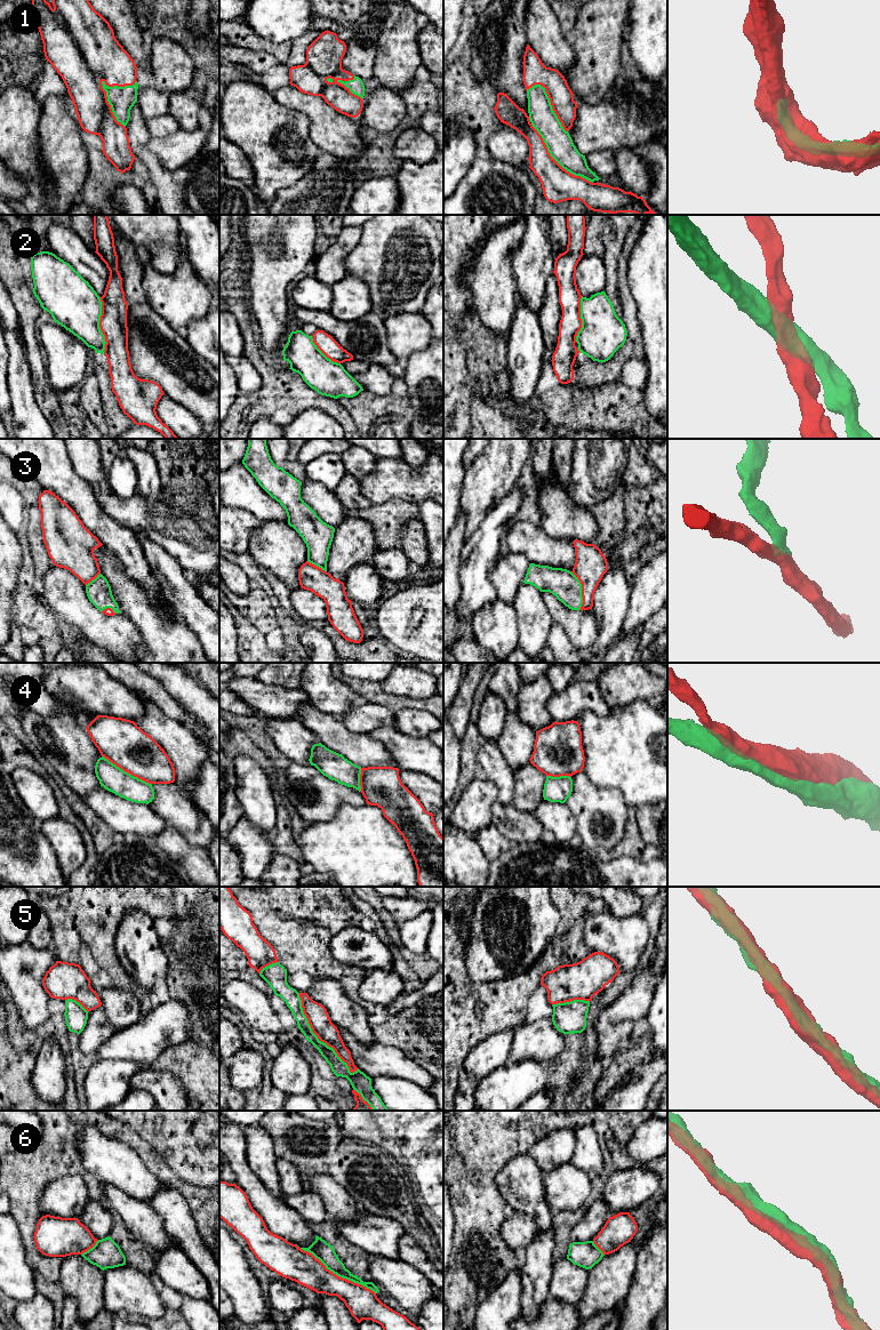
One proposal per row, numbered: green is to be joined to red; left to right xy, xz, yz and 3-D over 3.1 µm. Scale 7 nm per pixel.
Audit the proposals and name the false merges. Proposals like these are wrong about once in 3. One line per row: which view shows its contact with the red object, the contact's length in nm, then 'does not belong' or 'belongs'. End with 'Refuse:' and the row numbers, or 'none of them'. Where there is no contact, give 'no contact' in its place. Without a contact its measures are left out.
1: contact in xy; length 380 nm; belongs
2: contact in xy; length 400 nm; does not belong
3: contact in yz; length 280 nm; belongs
4: contact in xy; length 400 nm; does not belong
5: contact in xz; length 700 nm; belongs
6: contact in xz; length 650 nm; belongs
Refuse: 2, 4

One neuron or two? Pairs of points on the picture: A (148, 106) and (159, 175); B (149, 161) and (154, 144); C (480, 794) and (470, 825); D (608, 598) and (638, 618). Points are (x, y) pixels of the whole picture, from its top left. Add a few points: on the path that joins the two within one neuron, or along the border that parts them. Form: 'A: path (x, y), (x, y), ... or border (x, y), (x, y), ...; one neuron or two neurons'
A: border (137, 101), (140, 111), (145, 119); two neurons
B: border (151, 137), (146, 146), (170, 171); two neurons
C: path (476, 802), (470, 817); one neuron
D: border (631, 586), (628, 616), (617, 637); two neurons

